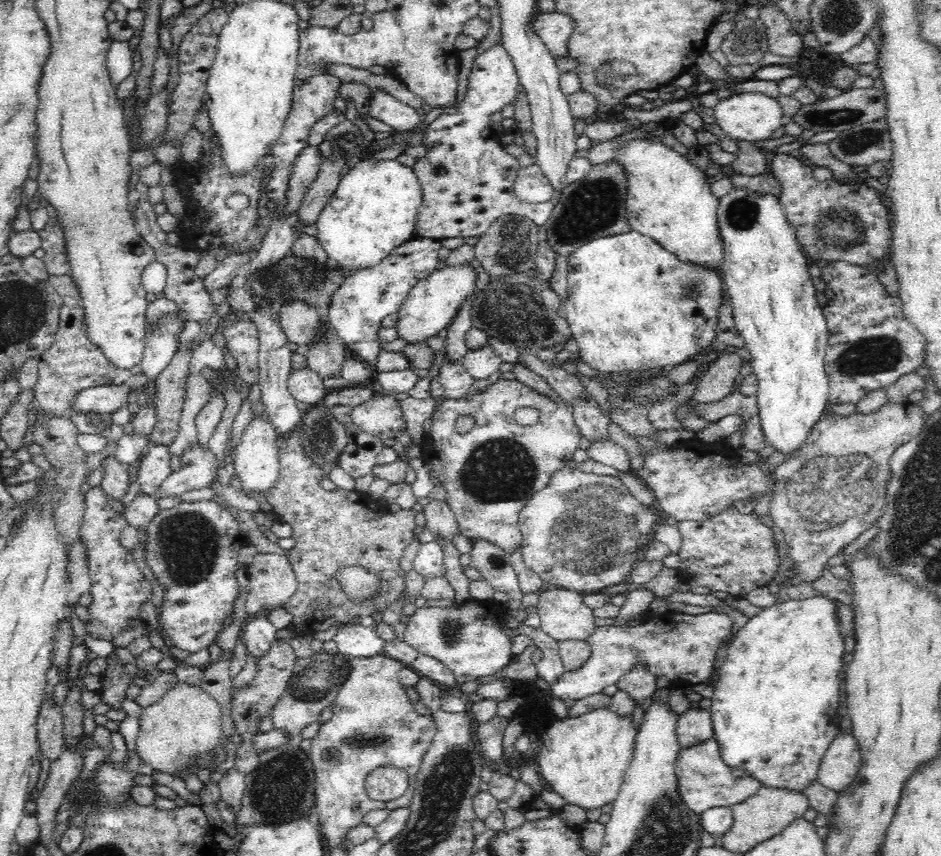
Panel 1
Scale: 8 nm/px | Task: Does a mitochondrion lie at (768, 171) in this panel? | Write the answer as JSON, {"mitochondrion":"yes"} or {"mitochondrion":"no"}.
{"mitochondrion":"no"}

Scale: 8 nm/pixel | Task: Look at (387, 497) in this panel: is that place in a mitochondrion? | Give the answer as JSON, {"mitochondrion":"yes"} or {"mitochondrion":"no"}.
{"mitochondrion":"no"}

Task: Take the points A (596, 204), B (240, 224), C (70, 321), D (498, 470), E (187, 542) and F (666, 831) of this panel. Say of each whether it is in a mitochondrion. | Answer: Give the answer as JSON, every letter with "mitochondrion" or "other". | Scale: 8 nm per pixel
{"A":"mitochondrion","B":"other","C":"other","D":"mitochondrion","E":"mitochondrion","F":"mitochondrion"}

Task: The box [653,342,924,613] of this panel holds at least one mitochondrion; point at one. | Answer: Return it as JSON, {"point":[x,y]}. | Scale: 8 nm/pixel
{"point":[831,494]}

